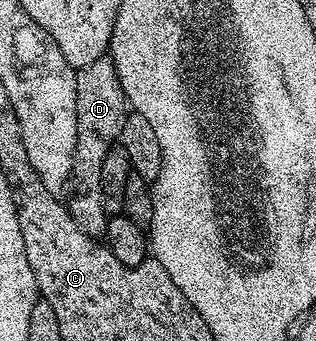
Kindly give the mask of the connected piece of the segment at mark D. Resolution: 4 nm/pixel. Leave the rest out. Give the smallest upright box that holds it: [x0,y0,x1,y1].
[65,57,129,237]

